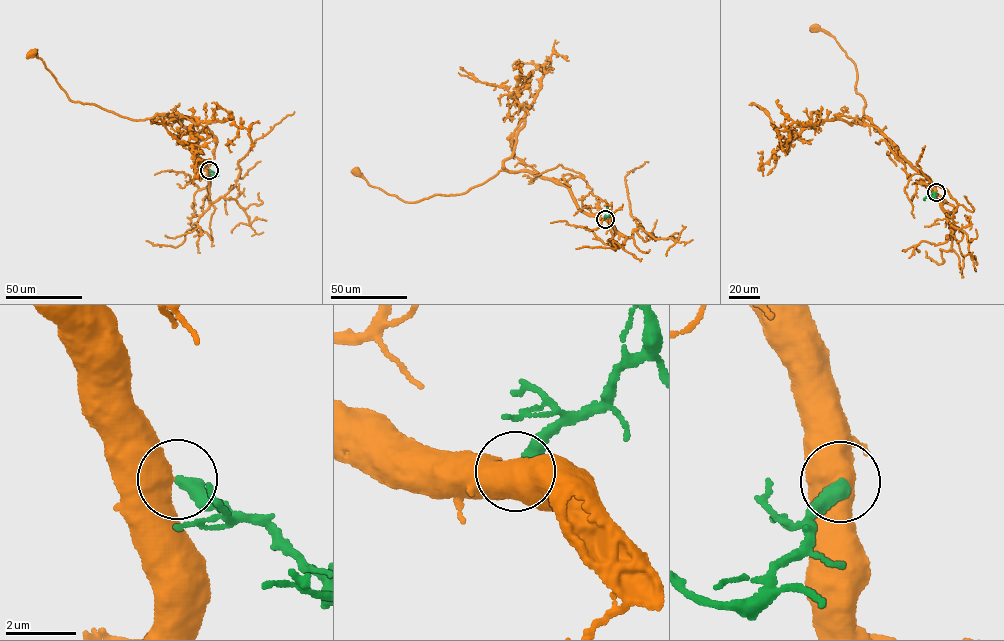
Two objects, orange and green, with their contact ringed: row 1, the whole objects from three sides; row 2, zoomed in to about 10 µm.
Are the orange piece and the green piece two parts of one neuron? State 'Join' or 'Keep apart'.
Join

